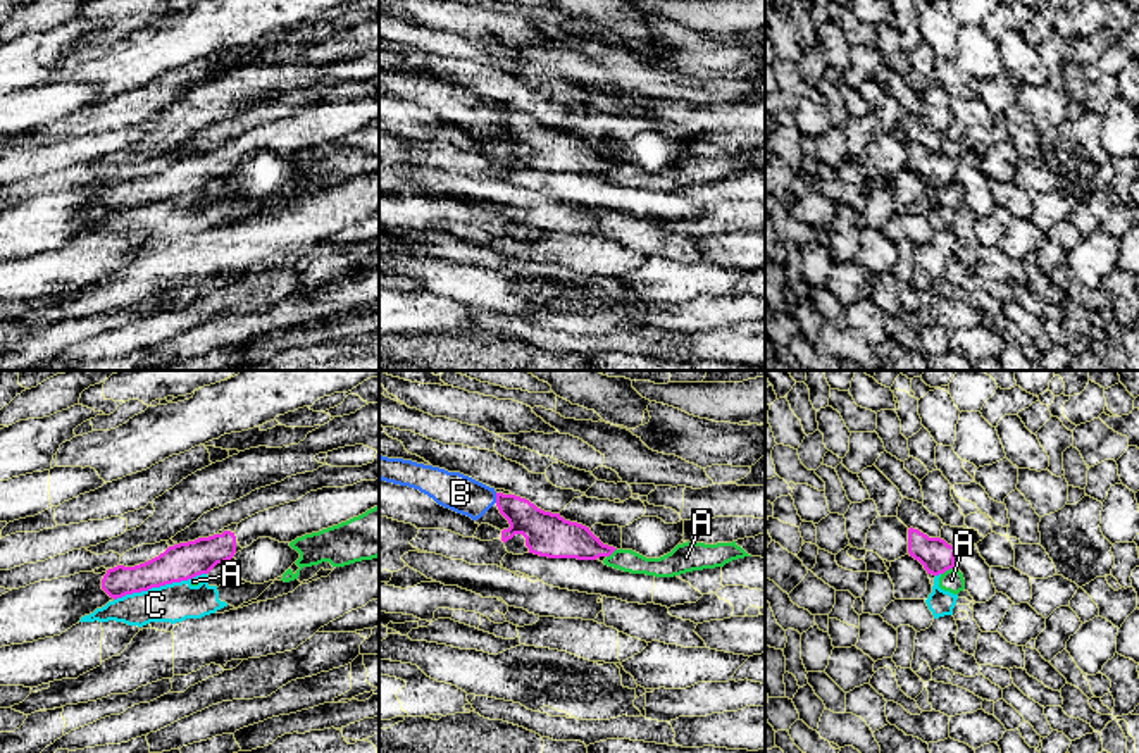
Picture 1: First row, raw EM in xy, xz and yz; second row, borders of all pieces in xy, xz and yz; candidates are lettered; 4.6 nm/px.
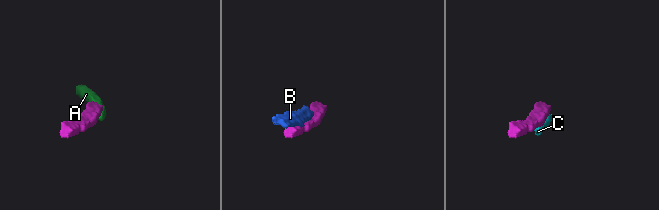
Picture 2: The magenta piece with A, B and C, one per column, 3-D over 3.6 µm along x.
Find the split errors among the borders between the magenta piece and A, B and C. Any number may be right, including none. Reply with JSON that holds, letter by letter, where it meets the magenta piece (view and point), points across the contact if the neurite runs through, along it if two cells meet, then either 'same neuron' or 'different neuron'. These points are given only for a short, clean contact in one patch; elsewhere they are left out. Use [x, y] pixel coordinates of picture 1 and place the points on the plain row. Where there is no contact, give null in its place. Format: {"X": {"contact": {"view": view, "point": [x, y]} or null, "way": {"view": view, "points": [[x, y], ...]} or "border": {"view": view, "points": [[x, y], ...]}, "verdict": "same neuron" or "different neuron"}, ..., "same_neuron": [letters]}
{"A": {"contact": {"view": "yz", "point": [946, 183]}, "border": {"view": "yz", "points": [[953, 180], [941, 188]]}, "verdict": "different neuron"}, "B": {"contact": {"view": "xz", "point": [497, 112]}, "verdict": "different neuron"}, "C": {"contact": {"view": "xy", "point": [159, 200]}, "verdict": "different neuron"}, "same_neuron": []}

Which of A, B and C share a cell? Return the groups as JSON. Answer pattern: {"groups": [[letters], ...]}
{"groups": [["A", "C"], ["B"]]}

